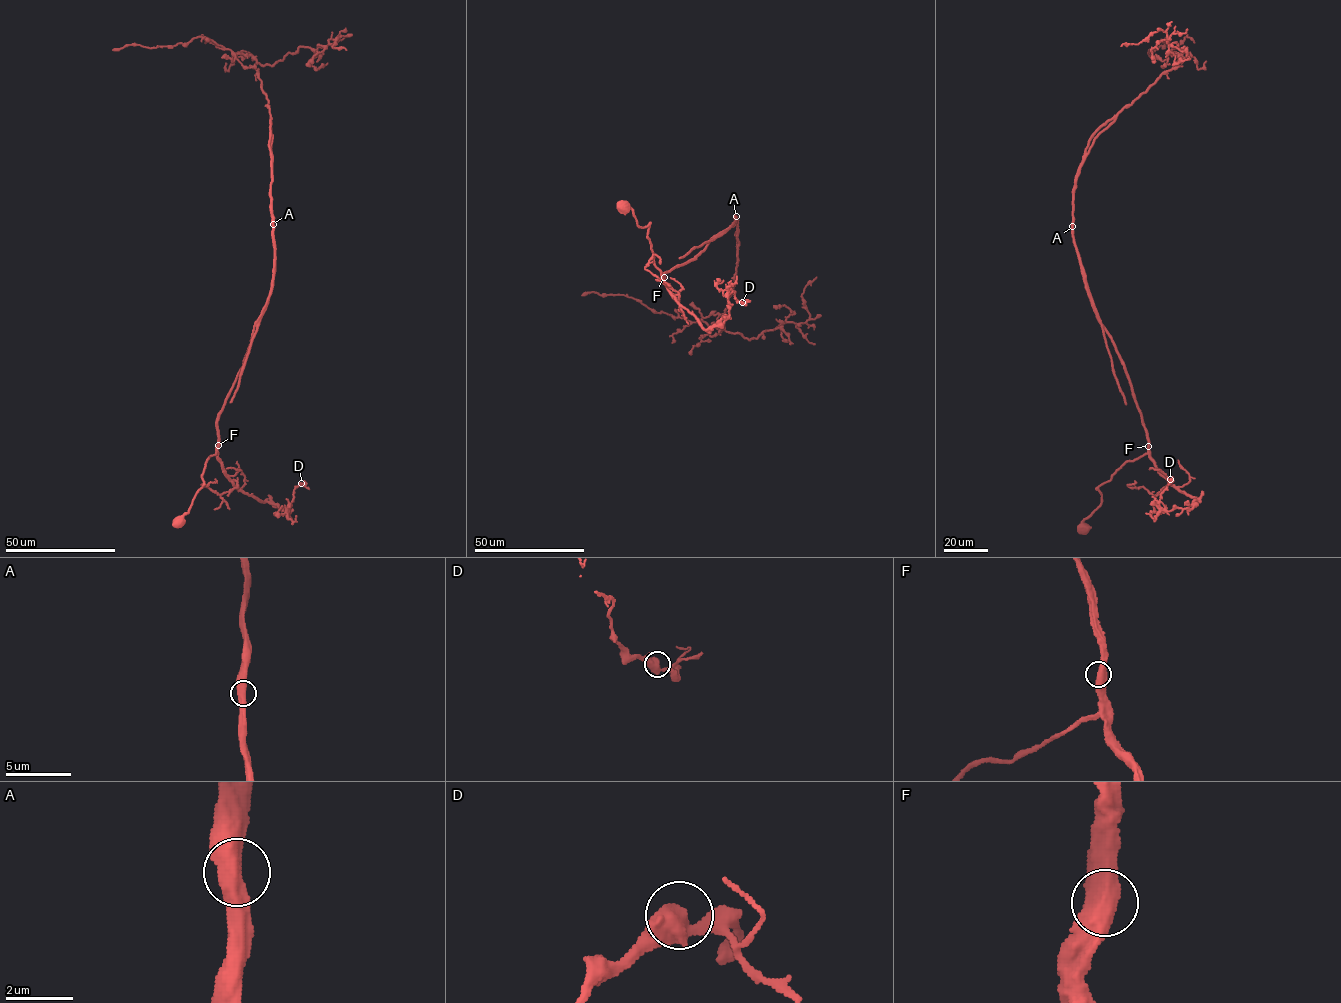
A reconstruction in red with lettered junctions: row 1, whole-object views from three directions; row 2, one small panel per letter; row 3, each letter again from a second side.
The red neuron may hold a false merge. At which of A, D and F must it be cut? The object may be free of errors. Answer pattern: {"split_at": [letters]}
{"split_at": ["A"]}

